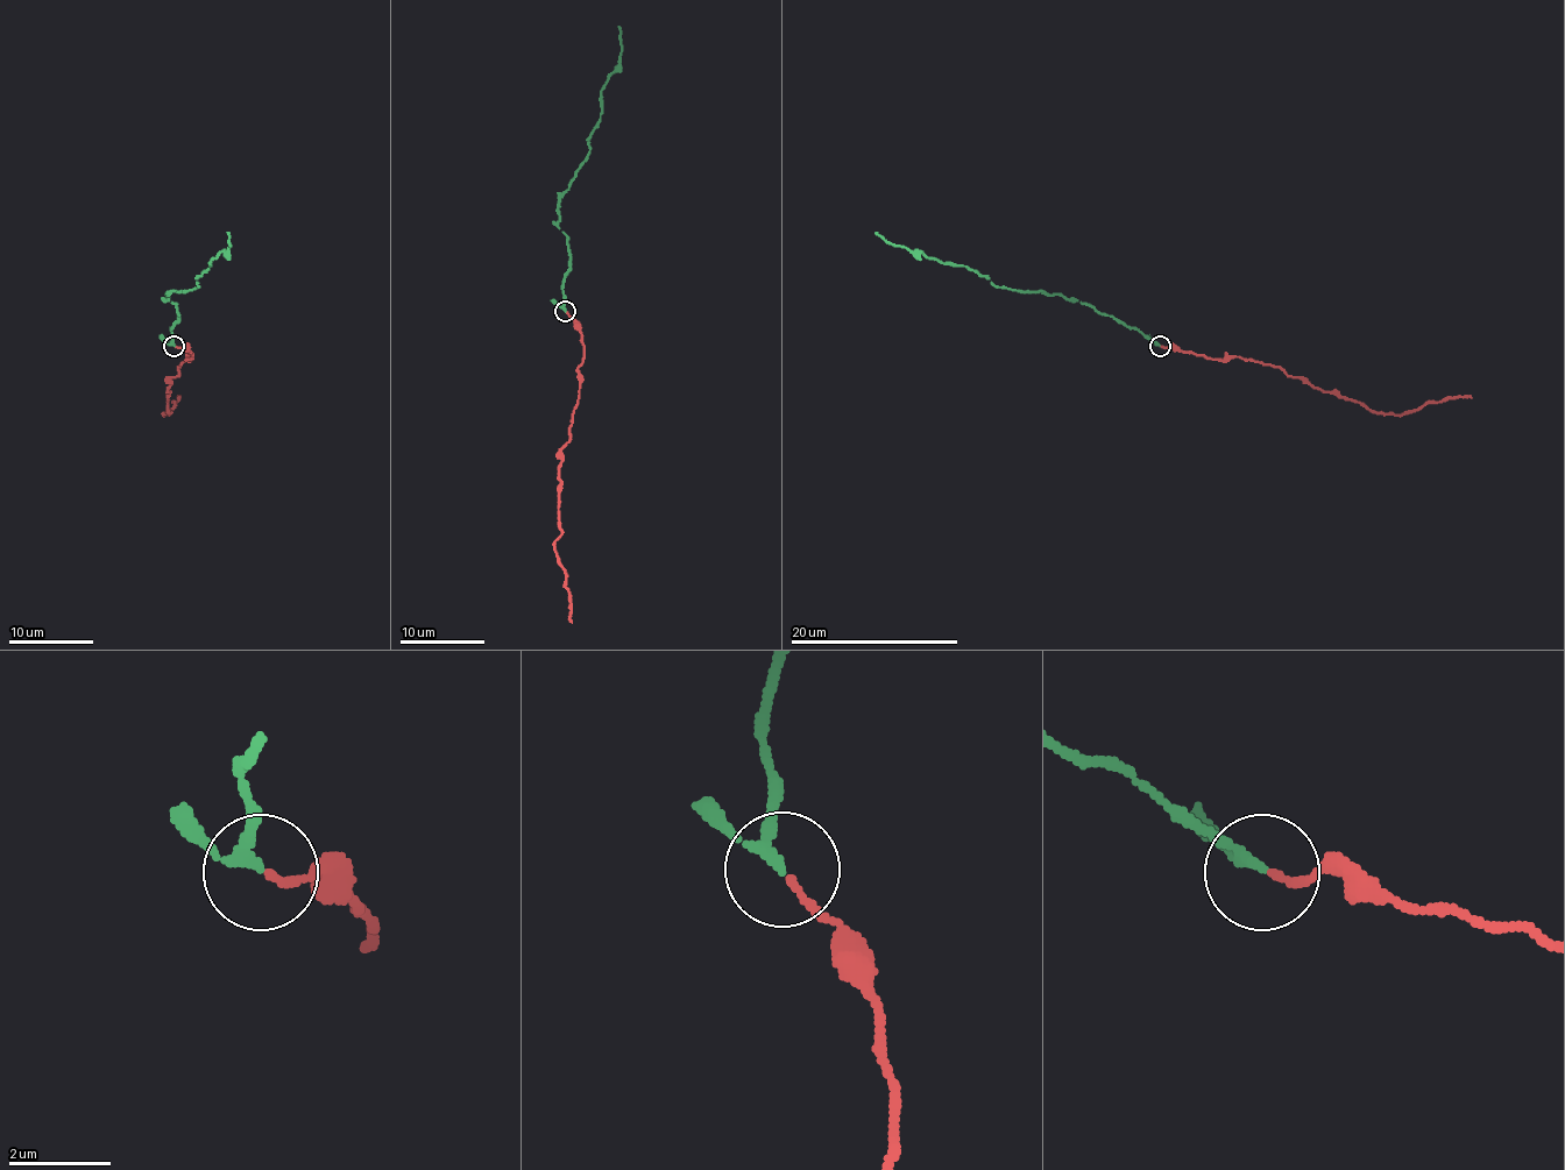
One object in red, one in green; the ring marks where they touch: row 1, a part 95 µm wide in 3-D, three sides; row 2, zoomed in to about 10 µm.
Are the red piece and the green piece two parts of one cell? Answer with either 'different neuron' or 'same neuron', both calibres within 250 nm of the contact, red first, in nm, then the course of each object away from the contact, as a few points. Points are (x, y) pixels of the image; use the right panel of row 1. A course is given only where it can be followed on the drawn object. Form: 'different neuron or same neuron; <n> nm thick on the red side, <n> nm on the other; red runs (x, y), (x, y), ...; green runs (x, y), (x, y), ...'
same neuron; 140 nm thick on the red side, 160 nm on the other; red runs (1161, 346), (1281, 368), (1289, 376), (1376, 412), (1410, 412), (1471, 395); green runs (1159, 346), (1132, 327), (1077, 300), (999, 288), (965, 267), (937, 262), (921, 252), (887, 243), (875, 233)

